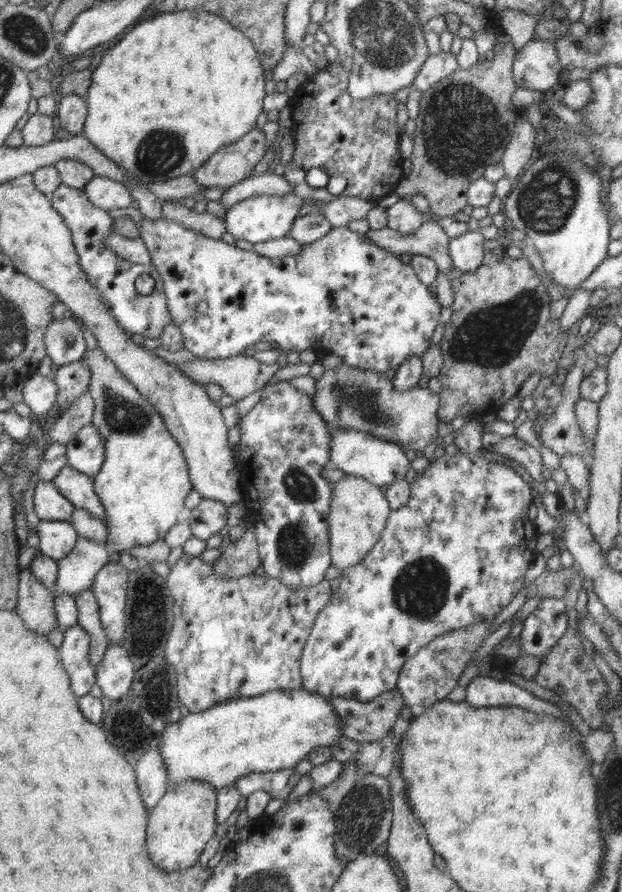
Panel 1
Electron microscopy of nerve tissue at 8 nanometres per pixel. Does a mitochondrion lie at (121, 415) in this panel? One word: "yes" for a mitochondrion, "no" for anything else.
yes

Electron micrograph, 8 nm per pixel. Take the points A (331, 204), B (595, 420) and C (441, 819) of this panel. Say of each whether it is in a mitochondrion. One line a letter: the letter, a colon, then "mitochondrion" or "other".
A: other
B: other
C: other

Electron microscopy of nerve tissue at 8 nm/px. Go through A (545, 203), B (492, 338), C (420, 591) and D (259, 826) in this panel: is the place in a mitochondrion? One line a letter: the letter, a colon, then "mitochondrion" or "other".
A: mitochondrion
B: mitochondrion
C: mitochondrion
D: other

